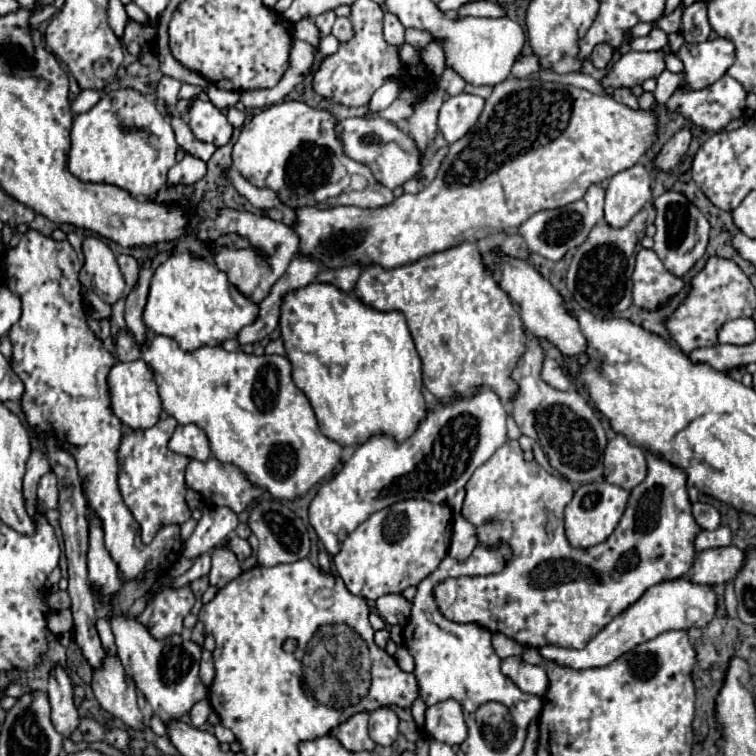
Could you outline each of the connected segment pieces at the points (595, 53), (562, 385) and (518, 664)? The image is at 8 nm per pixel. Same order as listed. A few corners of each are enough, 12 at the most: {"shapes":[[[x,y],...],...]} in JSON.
{"shapes":[[[598,43],[590,55],[594,67],[606,69],[612,49],[608,43]],[[544,359],[540,375],[544,383],[560,391],[572,381],[560,363]],[[522,657],[502,659],[502,673],[524,693],[544,697],[544,667]]]}

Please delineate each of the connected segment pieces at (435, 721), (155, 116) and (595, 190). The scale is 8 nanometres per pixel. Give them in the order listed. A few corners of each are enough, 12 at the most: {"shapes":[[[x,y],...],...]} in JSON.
{"shapes":[[[454,699],[426,709],[424,731],[436,741],[460,745],[468,737]],[[106,93],[72,125],[68,169],[132,197],[166,185],[178,143],[156,103]],[[604,189],[520,225],[532,253],[558,261],[604,219]]]}

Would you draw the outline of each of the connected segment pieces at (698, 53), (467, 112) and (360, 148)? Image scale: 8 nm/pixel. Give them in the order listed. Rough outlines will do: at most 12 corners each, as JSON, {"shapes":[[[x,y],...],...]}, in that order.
{"shapes":[[[730,39],[684,43],[690,89],[718,81],[734,63]],[[460,93],[444,101],[438,127],[446,141],[462,139],[484,99]],[[340,119],[344,153],[388,189],[420,179],[416,143],[386,119]]]}

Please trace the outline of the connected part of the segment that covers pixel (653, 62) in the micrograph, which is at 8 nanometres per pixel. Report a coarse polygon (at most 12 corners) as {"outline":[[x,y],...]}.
{"outline":[[662,51],[624,53],[598,83],[634,87],[666,69]]}

